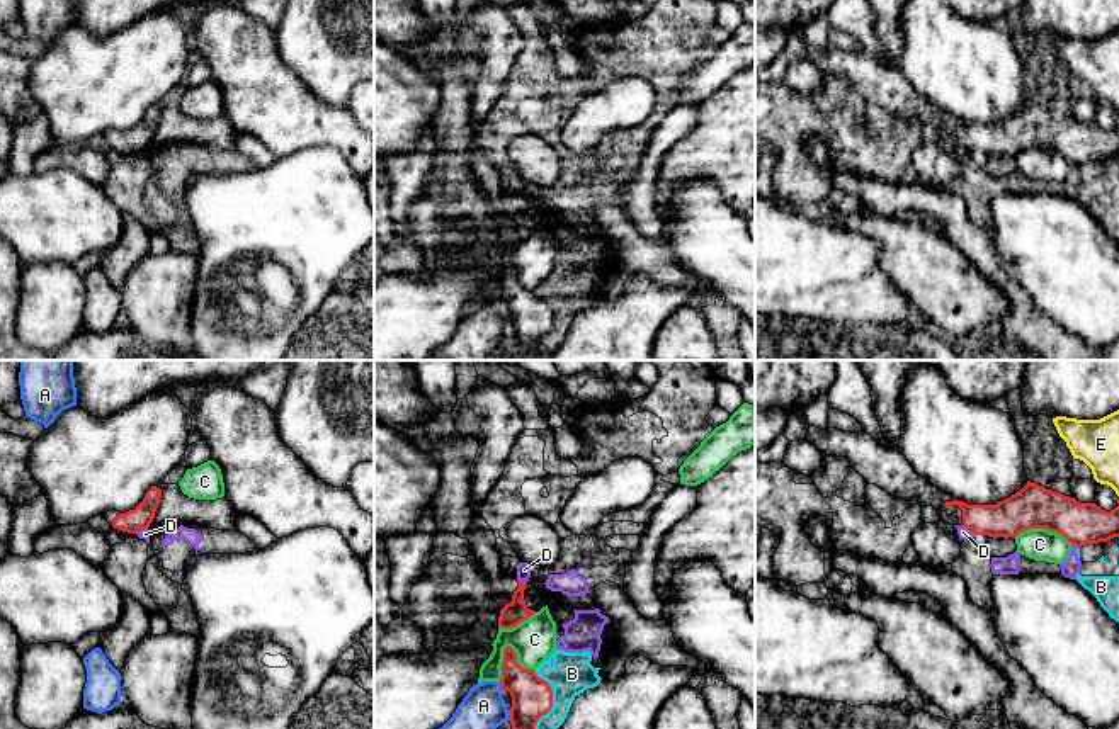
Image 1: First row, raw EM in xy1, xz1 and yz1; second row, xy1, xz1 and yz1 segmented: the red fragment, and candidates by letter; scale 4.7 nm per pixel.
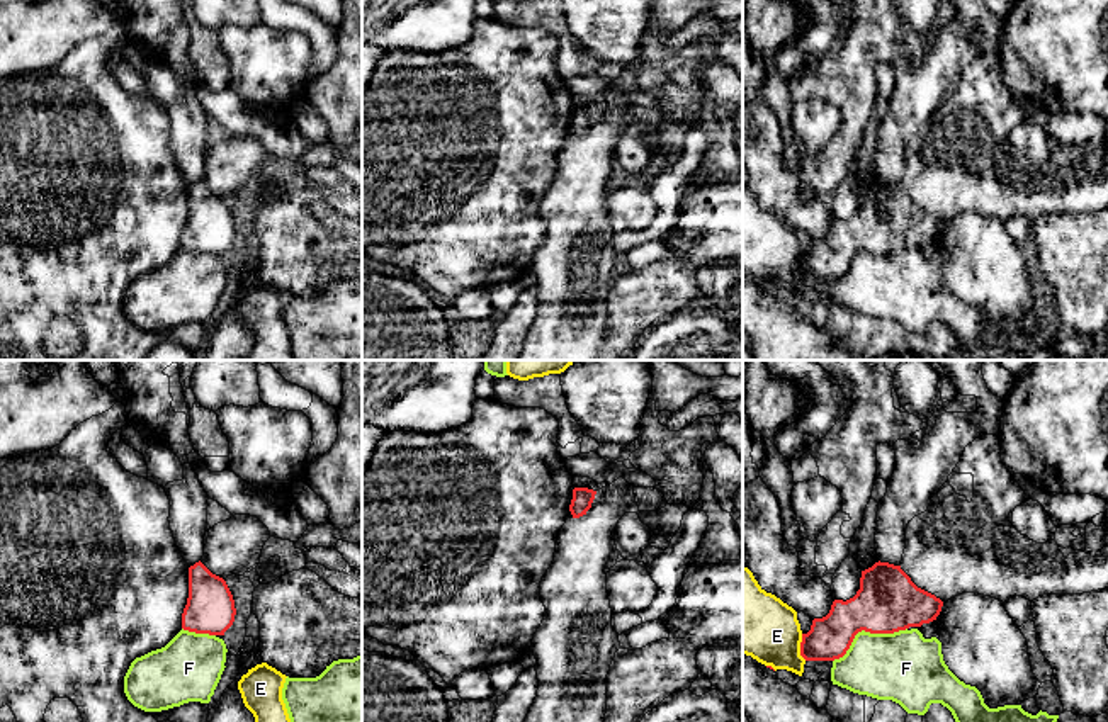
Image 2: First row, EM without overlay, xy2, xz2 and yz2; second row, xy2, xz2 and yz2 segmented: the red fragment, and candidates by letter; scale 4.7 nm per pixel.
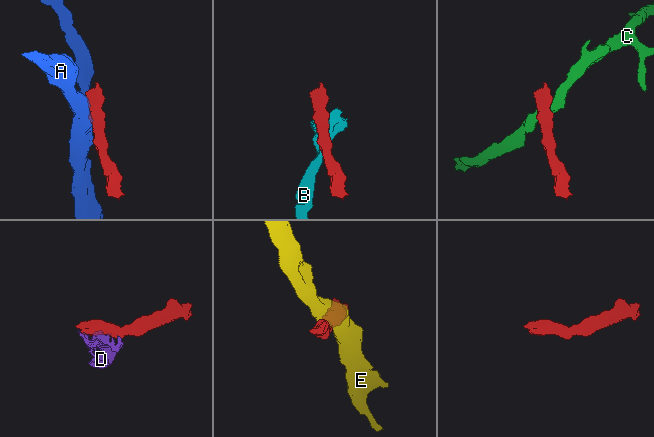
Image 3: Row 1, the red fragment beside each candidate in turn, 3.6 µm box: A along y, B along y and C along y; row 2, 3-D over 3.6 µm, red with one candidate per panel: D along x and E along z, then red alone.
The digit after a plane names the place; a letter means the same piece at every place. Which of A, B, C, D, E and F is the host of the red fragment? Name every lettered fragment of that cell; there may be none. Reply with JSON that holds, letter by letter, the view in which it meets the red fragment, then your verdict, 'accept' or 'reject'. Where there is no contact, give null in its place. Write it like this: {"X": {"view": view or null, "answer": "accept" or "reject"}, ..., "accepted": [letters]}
{"A": {"view": "xz1", "answer": "reject"}, "B": {"view": "xz1", "answer": "reject"}, "C": {"view": "xz1", "answer": "reject"}, "D": {"view": "yz1", "answer": "reject"}, "E": {"view": "yz2", "answer": "reject"}, "F": {"view": "yz2", "answer": "reject"}, "accepted": []}

